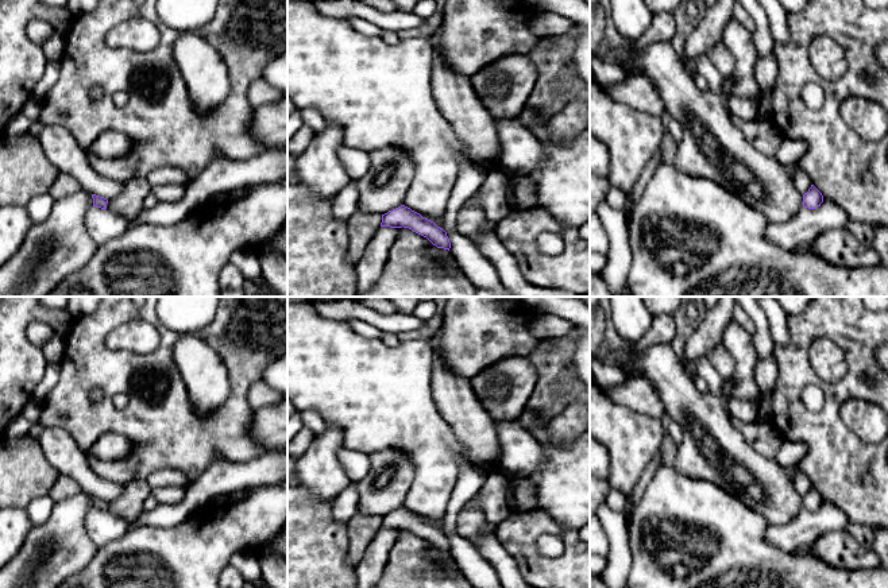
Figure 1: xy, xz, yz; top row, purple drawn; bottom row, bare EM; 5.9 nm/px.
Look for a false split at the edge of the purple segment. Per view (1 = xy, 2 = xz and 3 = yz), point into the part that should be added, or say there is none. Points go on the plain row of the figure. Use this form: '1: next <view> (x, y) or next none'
1: next none
2: next none
3: next none

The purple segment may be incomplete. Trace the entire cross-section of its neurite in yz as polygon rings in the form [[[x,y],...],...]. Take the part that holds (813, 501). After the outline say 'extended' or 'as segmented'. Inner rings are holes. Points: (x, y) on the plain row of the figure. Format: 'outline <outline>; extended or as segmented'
outline [[[811,487],[808,494],[803,496],[803,508],[808,511],[816,511],[822,504],[822,495],[814,487]]]; as segmented

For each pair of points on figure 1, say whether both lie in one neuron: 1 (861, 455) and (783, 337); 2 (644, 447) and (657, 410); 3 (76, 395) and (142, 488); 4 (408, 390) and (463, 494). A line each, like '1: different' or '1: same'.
1: different
2: different
3: different
4: different

